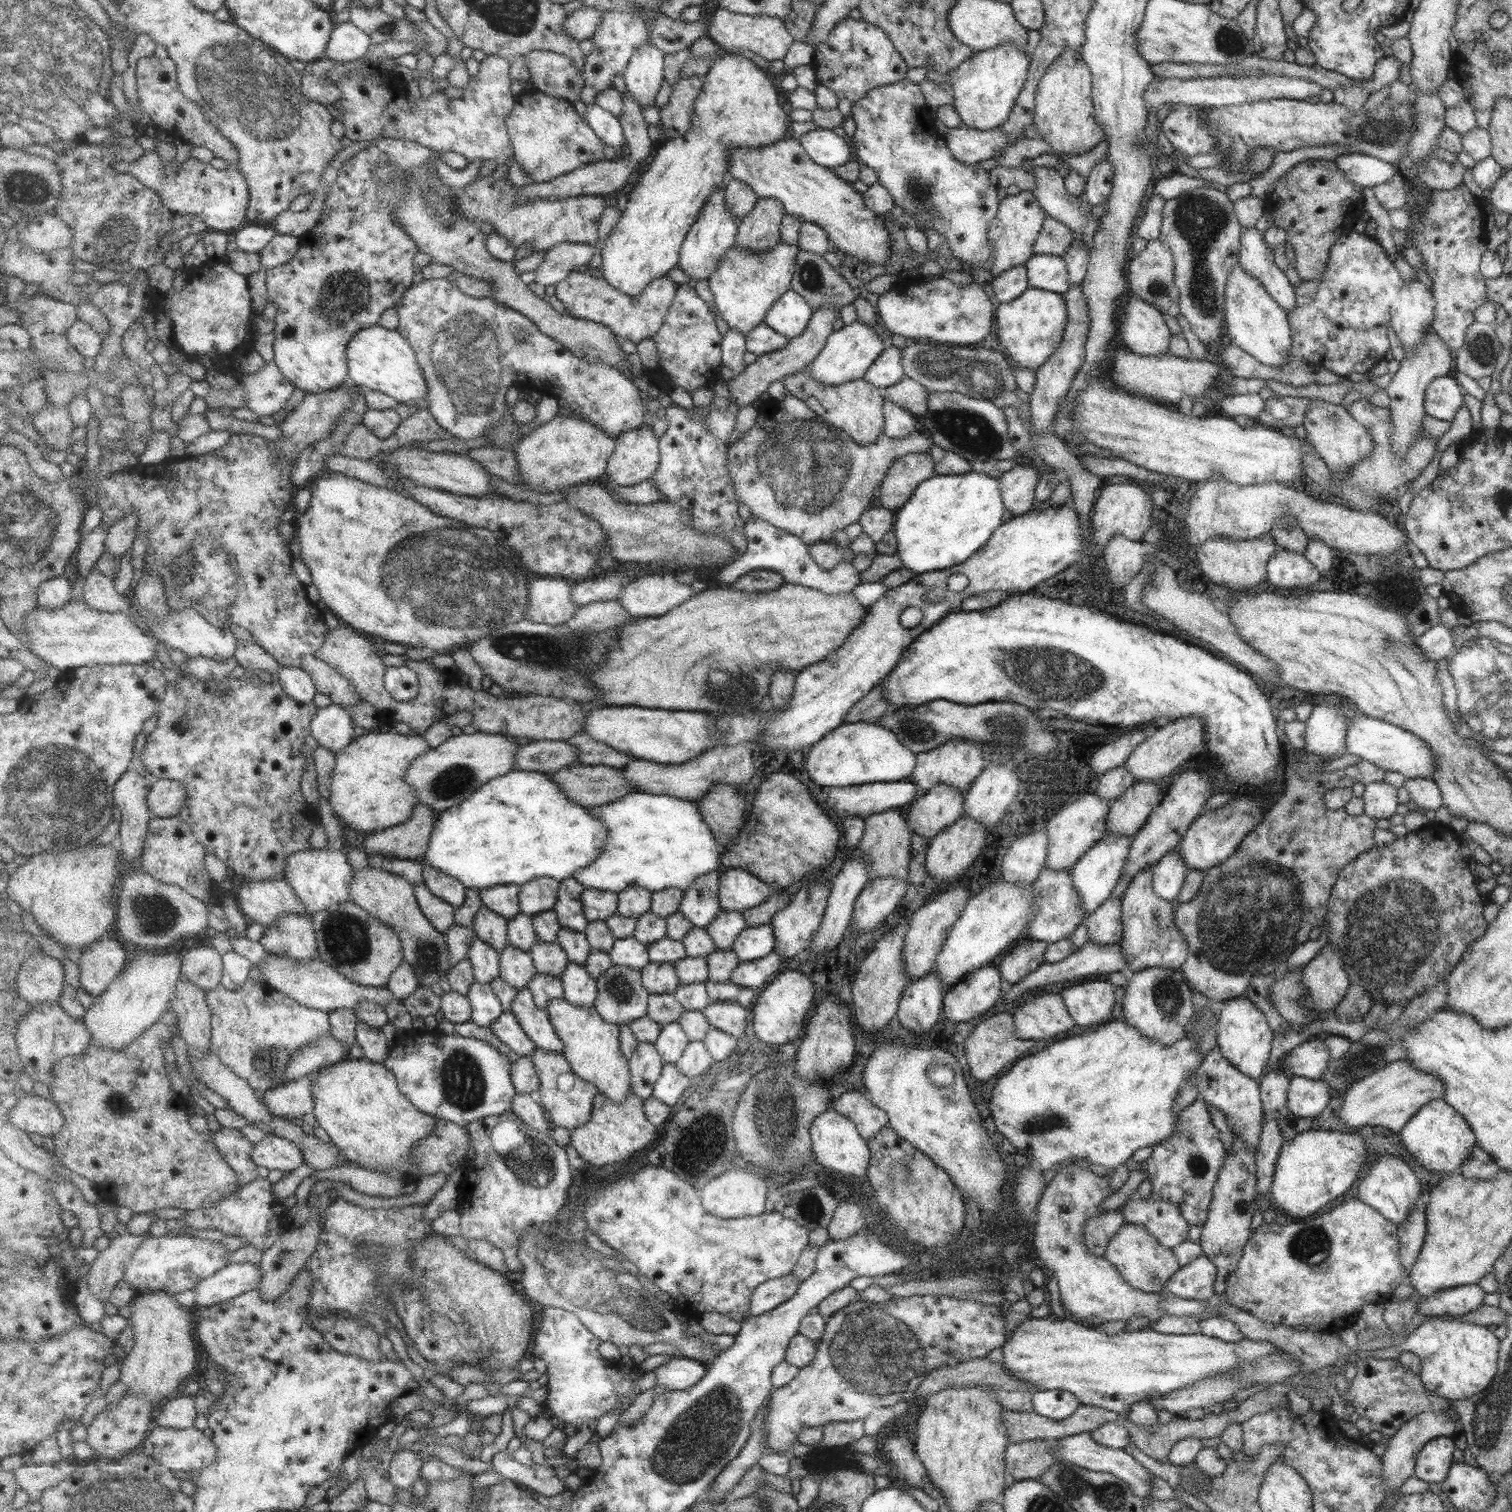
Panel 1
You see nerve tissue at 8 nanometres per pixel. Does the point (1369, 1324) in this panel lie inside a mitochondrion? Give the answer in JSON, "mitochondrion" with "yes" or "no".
{"mitochondrion":"no"}

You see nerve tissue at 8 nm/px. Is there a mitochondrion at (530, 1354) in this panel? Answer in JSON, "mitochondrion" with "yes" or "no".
{"mitochondrion":"no"}

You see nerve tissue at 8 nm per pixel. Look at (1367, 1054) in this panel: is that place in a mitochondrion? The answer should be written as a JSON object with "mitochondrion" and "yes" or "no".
{"mitochondrion":"yes"}

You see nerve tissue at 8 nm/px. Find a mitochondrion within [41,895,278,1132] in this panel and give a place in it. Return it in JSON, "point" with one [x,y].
{"point":[119,1105]}

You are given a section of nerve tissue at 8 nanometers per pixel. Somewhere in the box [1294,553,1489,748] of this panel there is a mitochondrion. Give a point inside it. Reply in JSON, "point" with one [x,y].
{"point":[1395,642]}

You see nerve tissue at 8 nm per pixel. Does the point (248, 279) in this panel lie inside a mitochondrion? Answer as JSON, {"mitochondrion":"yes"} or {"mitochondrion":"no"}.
{"mitochondrion":"no"}

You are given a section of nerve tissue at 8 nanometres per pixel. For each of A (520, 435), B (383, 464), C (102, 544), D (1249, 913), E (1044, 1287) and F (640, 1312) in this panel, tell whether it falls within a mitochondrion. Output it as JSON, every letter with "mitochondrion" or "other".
{"A":"other","B":"other","C":"other","D":"mitochondrion","E":"other","F":"mitochondrion"}

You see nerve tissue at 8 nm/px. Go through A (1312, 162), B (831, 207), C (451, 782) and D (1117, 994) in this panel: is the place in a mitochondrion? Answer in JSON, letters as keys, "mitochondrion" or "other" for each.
{"A":"other","B":"other","C":"mitochondrion","D":"other"}

